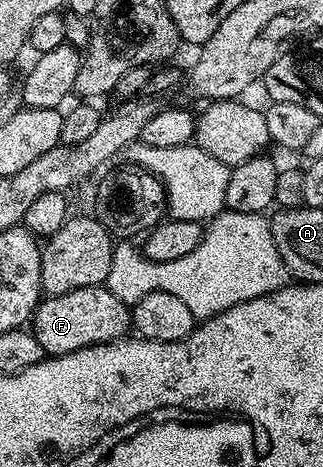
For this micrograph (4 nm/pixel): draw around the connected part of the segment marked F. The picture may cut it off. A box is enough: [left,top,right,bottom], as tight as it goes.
[30,286,130,356]

